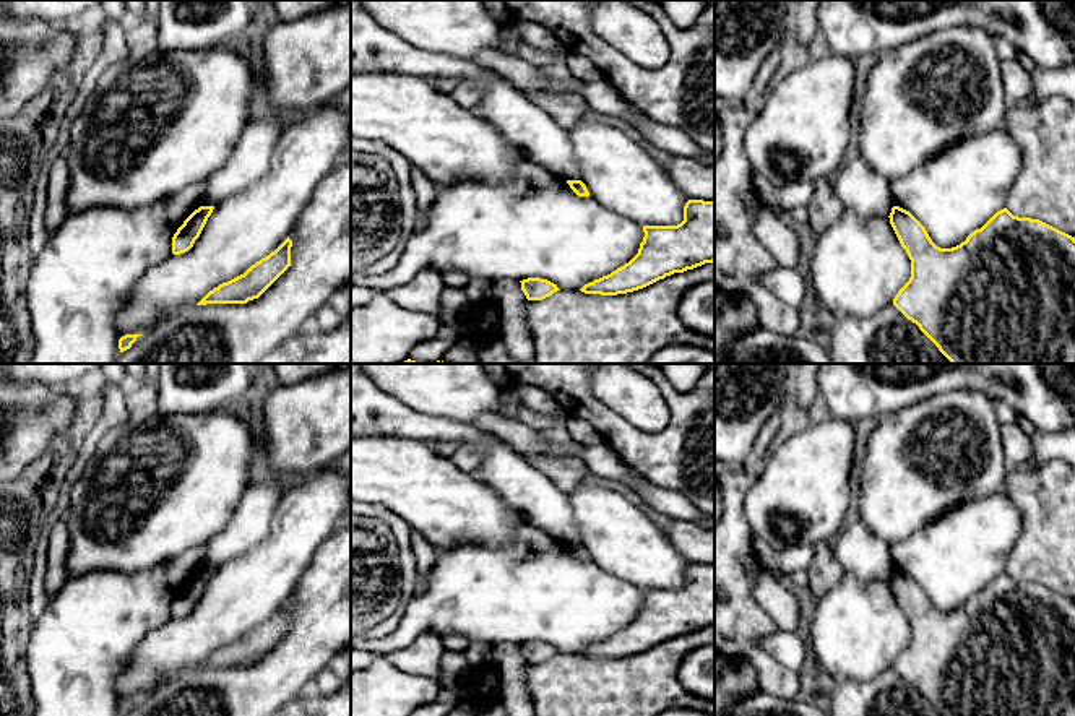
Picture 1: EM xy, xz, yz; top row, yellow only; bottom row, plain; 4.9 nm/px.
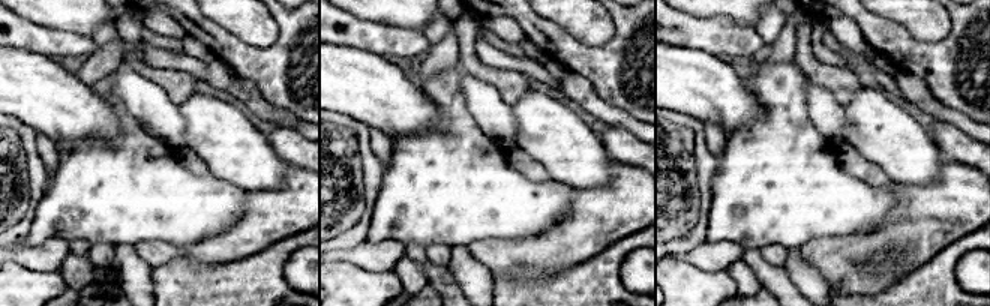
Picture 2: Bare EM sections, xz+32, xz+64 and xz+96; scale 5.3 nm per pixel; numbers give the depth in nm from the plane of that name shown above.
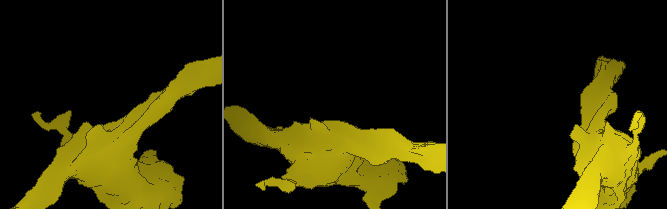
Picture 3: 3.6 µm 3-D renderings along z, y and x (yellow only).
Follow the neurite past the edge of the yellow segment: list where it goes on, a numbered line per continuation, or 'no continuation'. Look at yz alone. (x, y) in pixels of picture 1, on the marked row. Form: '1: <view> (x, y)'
no continuation

